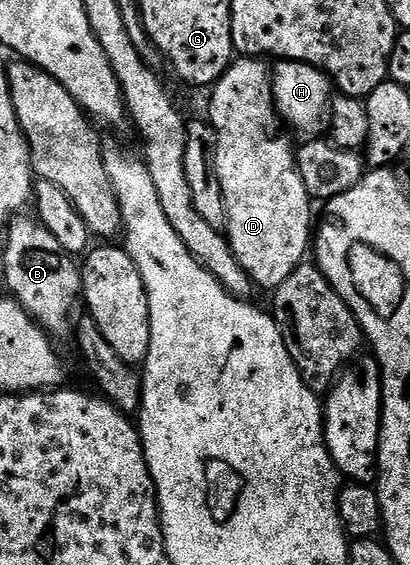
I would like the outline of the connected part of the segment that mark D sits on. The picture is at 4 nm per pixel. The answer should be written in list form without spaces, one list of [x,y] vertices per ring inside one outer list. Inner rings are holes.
[[[240,57],[231,62],[211,88],[208,123],[217,135],[214,164],[226,207],[226,236],[233,253],[257,286],[277,290],[309,254],[314,235],[311,199],[299,173],[295,144],[282,128],[271,97],[270,69],[261,58]]]

